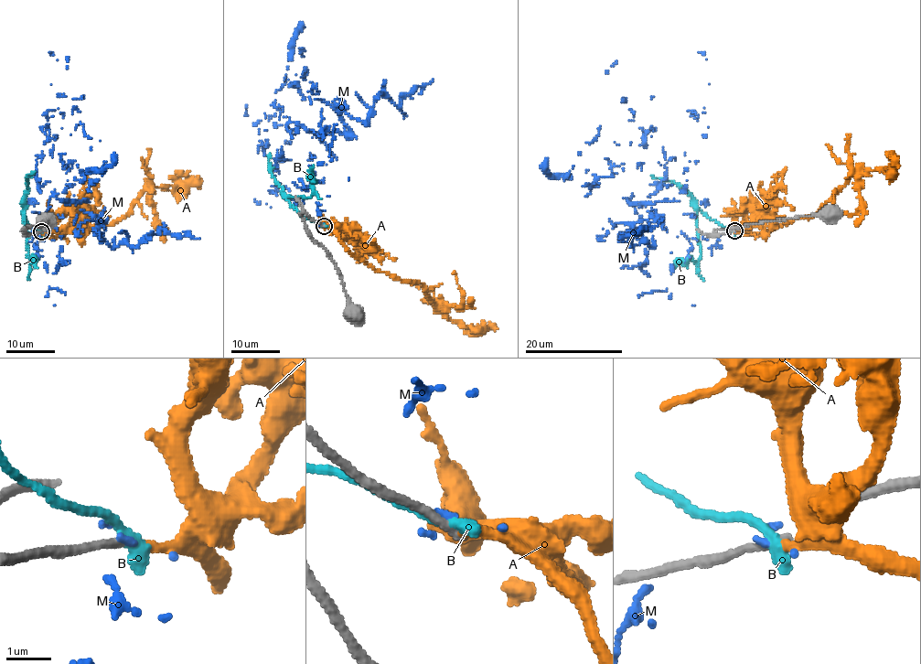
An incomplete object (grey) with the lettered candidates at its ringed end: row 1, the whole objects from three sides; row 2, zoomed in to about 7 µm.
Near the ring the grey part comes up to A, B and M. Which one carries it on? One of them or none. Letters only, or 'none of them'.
none of them

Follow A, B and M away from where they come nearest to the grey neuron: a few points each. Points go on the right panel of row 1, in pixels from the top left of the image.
A: (734, 231), (765, 233), (791, 219), (820, 212), (825, 201), (855, 174), (862, 175), (894, 163), (886, 151)
B: (733, 231), (697, 208), (701, 256), (697, 262), (681, 260), (670, 269)
M: (732, 231), (648, 277), (629, 198), (665, 178), (663, 148), (618, 144), (589, 187), (546, 157)

